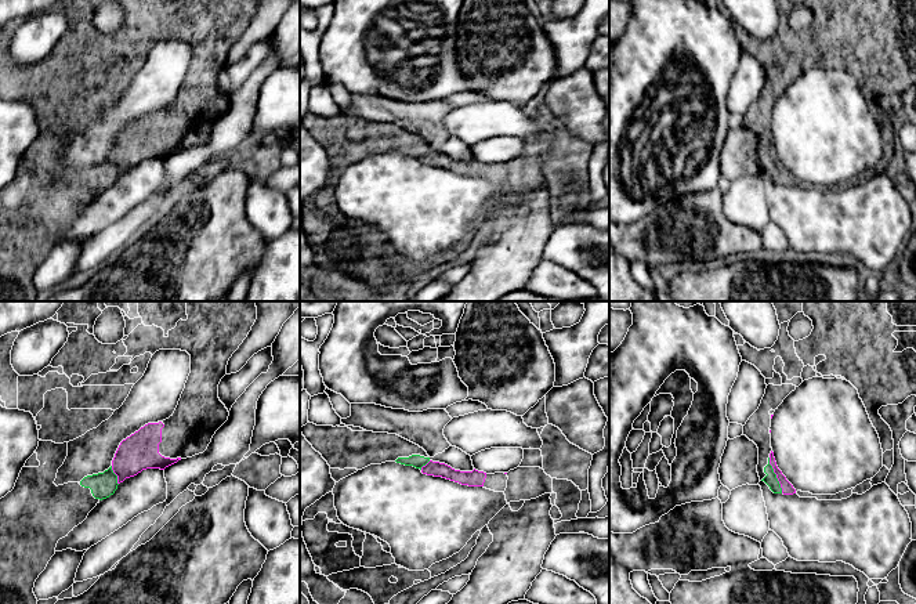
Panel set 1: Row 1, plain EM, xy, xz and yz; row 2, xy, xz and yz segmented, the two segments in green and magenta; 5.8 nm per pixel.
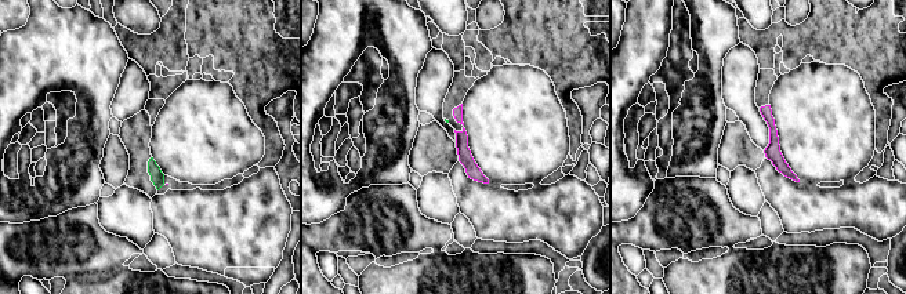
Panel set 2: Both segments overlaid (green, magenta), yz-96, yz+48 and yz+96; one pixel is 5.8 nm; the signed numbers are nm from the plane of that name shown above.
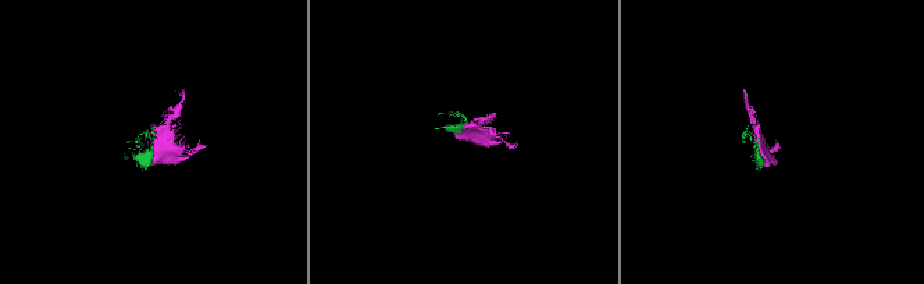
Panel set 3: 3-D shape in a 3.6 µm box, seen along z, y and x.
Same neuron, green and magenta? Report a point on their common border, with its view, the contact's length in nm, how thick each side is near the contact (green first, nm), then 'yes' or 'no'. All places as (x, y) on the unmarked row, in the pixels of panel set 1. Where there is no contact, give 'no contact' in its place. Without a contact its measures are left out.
meets green in yz at (775, 166); contact 220 nm long; 70 nm thick on the green side, 70 nm on the other; yes

